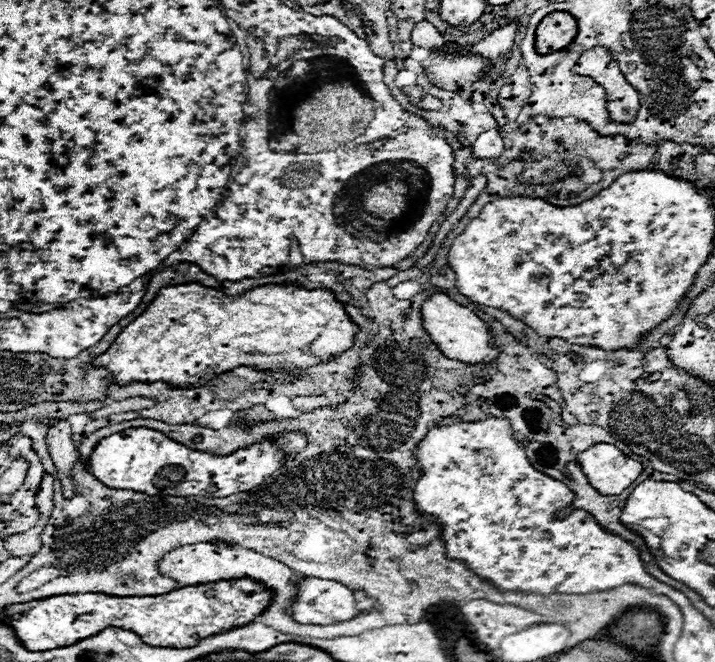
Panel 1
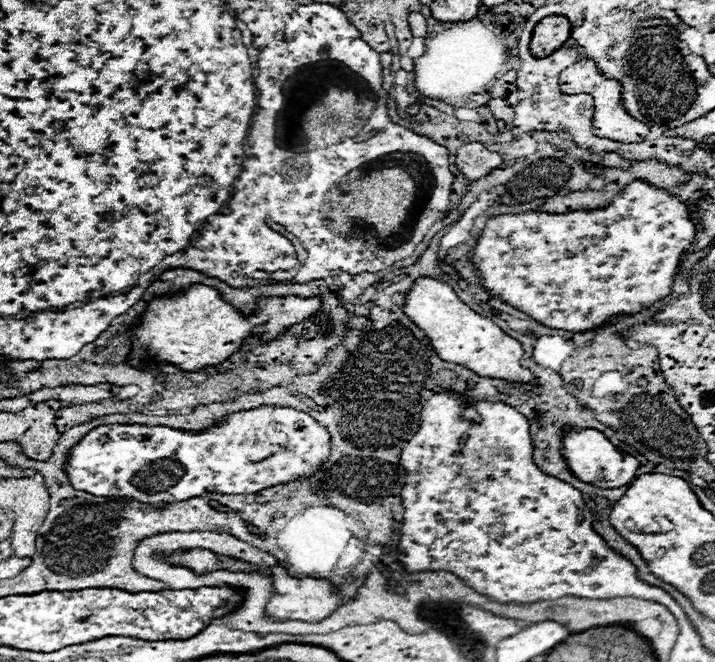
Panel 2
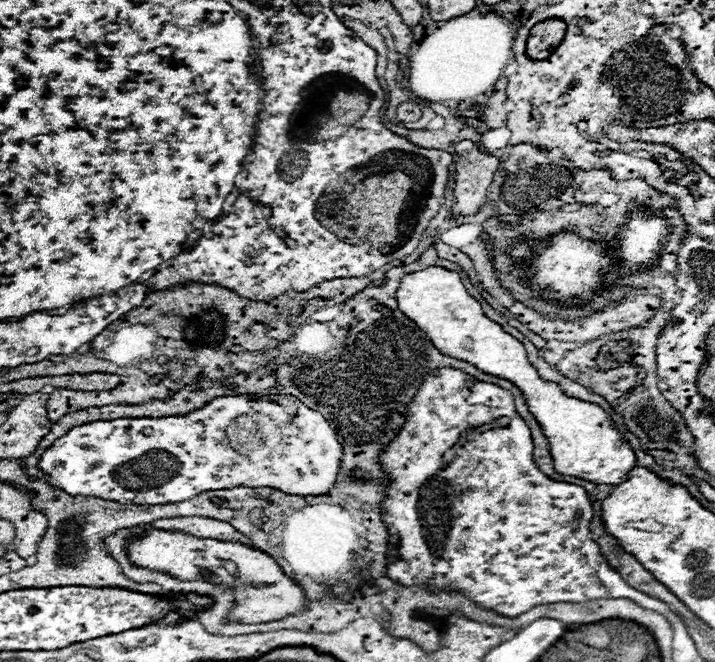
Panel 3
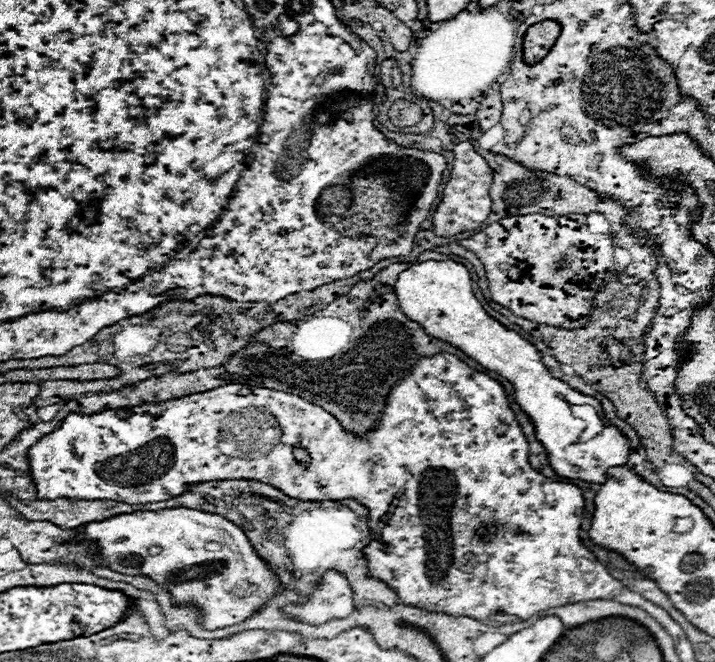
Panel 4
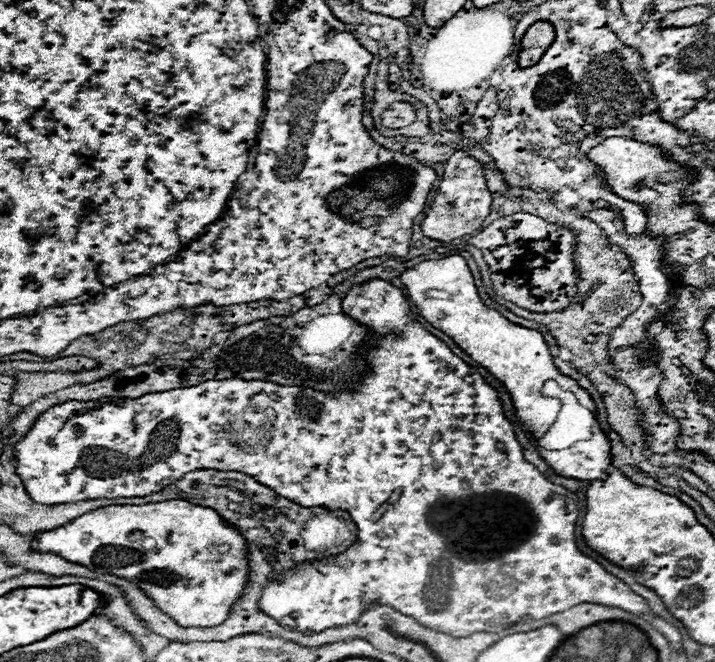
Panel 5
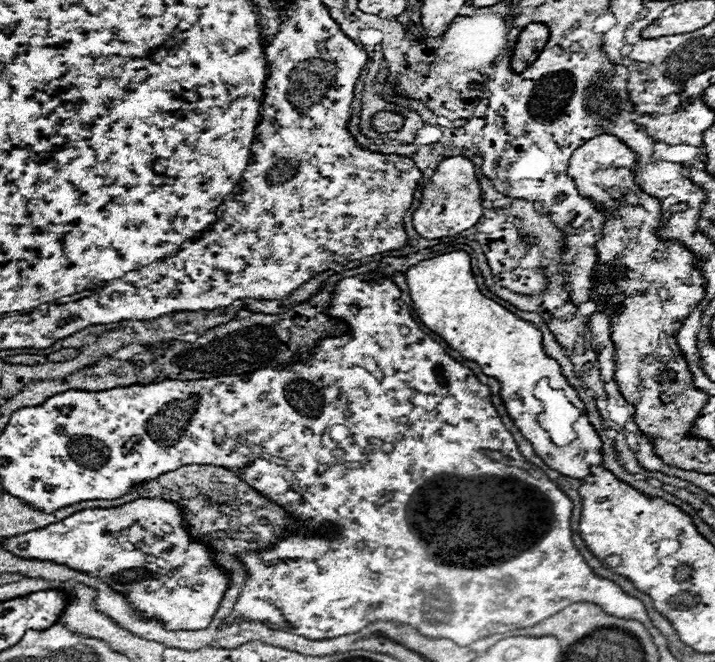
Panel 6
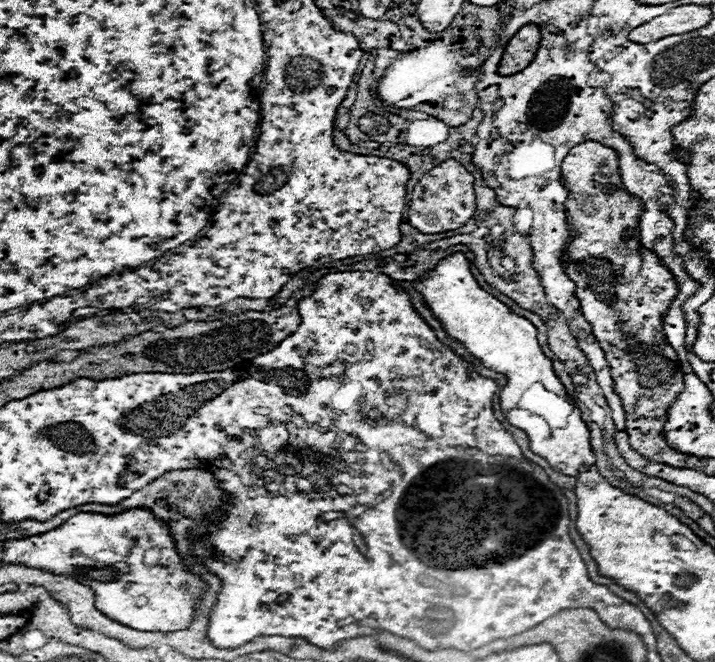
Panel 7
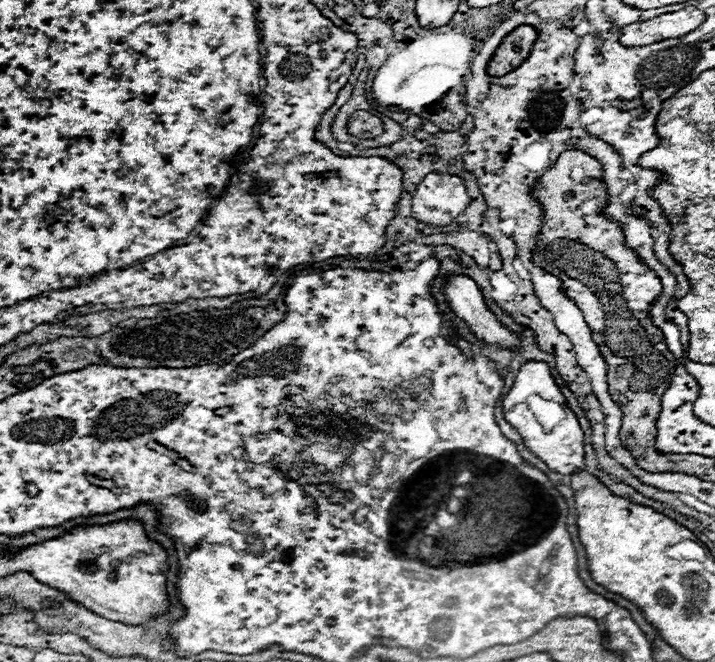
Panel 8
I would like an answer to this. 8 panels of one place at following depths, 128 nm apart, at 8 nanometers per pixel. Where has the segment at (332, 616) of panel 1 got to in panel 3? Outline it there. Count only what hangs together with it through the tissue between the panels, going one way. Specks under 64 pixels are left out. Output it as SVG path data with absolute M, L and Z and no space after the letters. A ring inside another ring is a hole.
M152 530L142 536L128 550L130 560L136 566L146 566L152 570L166 570L176 578L206 578L206 582L218 582L234 586L238 602L230 614L230 622L262 624L272 620L282 620L290 614L306 610L306 596L298 582L288 578L282 568L264 552L250 550L232 542L214 542L202 538L190 538L188 534L174 534Z

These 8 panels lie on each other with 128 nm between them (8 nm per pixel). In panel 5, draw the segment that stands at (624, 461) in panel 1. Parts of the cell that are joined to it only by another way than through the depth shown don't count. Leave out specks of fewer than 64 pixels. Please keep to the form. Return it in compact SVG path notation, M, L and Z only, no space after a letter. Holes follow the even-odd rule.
M446 256L440 260L426 260L408 268L400 274L408 298L418 308L416 312L426 318L434 328L450 336L470 358L482 364L490 374L494 374L512 396L518 422L522 422L526 436L532 440L540 438L556 422L560 412L560 402L542 396L542 386L546 380L556 380L562 390L574 392L574 396L586 408L596 408L590 394L578 386L576 380L558 372L552 362L550 350L540 332L522 328L502 318L496 310L488 308L474 286L474 278L462 256ZM594 428L594 436L590 440L580 440L572 444L568 450L538 448L538 452L556 470L556 474L564 478L598 480L606 478L606 470L612 466L610 440L600 428Z

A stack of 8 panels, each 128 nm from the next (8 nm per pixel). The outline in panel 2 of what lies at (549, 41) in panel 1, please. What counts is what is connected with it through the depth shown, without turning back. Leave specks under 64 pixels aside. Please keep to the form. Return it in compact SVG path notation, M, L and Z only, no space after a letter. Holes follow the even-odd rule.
M564 16L542 18L536 24L532 40L530 40L532 54L538 58L550 56L570 38L570 32L572 32L572 24L568 22L568 18L564 18Z

